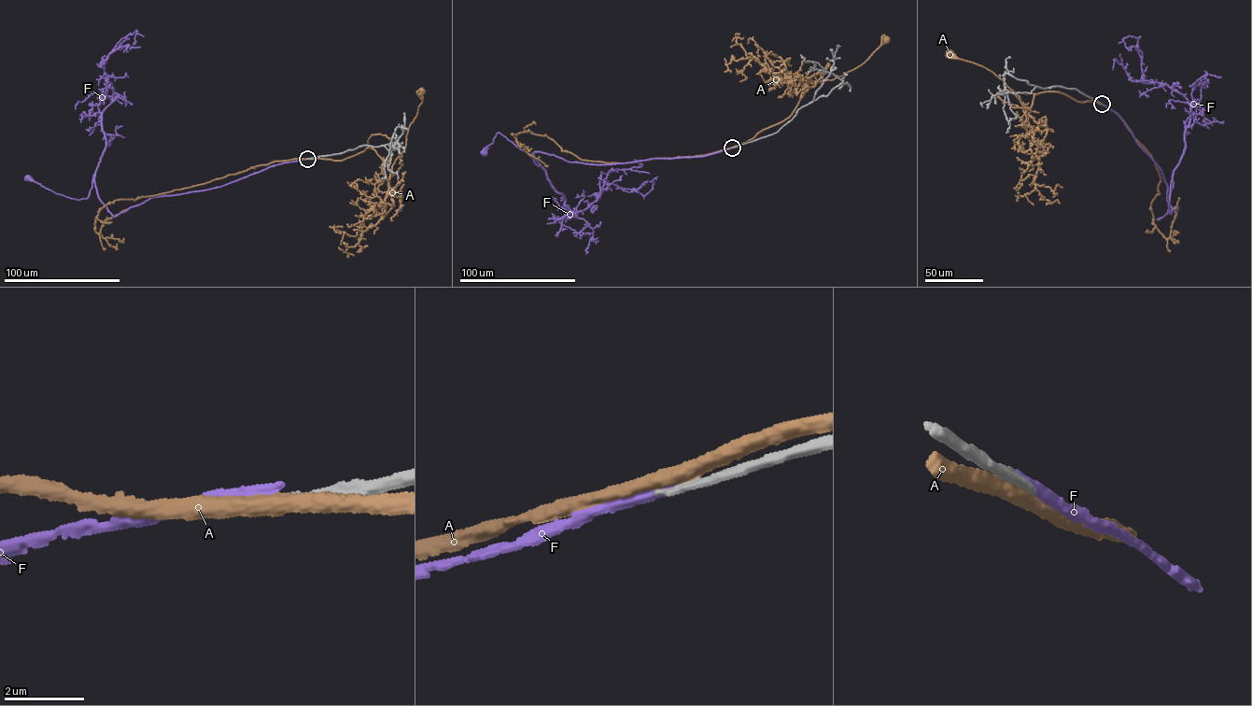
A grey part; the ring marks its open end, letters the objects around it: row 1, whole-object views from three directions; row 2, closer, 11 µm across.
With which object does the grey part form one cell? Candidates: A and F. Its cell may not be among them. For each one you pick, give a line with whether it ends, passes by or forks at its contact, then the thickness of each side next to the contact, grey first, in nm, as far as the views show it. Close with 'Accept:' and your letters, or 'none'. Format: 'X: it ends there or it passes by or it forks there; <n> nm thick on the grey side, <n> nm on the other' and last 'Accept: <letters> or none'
Accept: none

